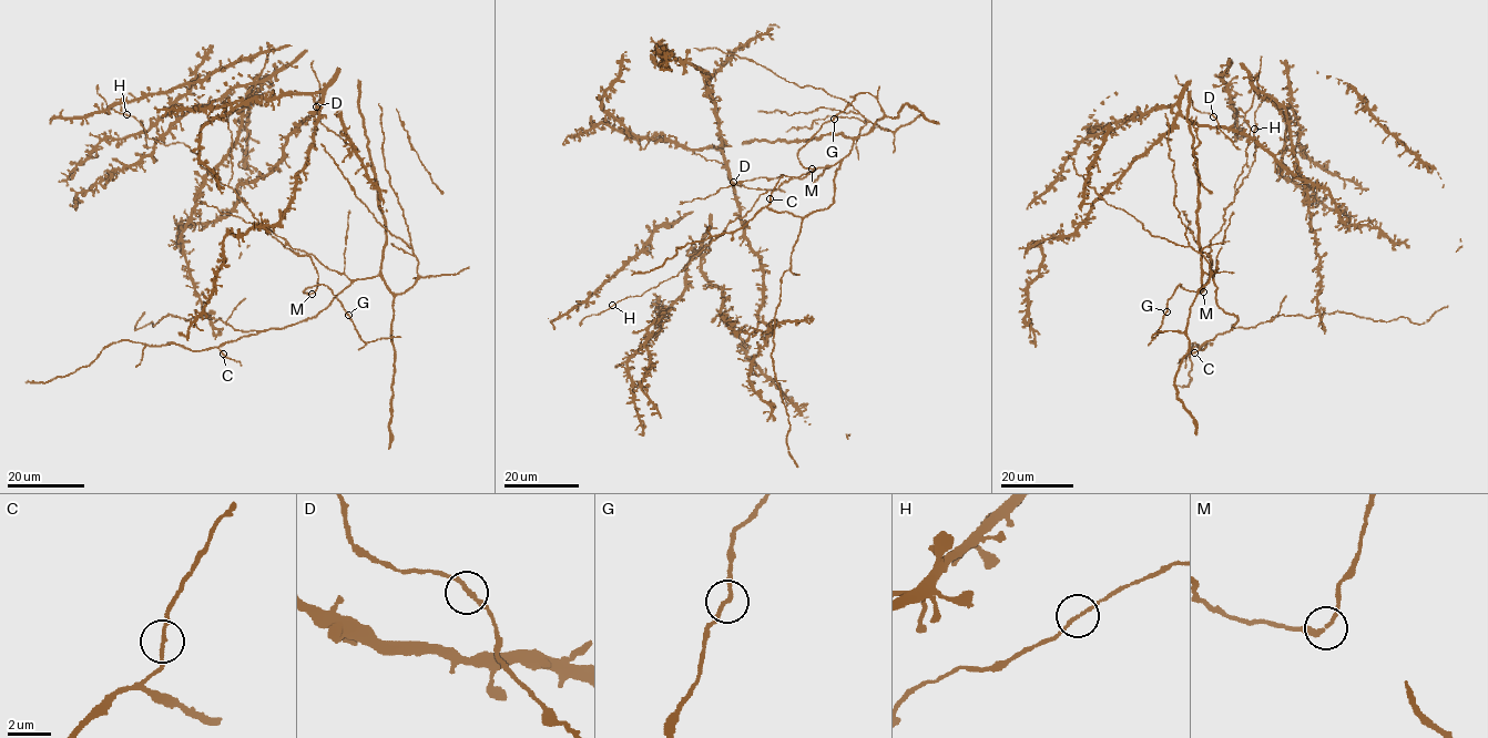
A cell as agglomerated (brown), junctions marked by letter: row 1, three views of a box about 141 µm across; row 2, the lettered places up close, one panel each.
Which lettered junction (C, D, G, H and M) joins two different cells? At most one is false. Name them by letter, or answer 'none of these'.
none of these

